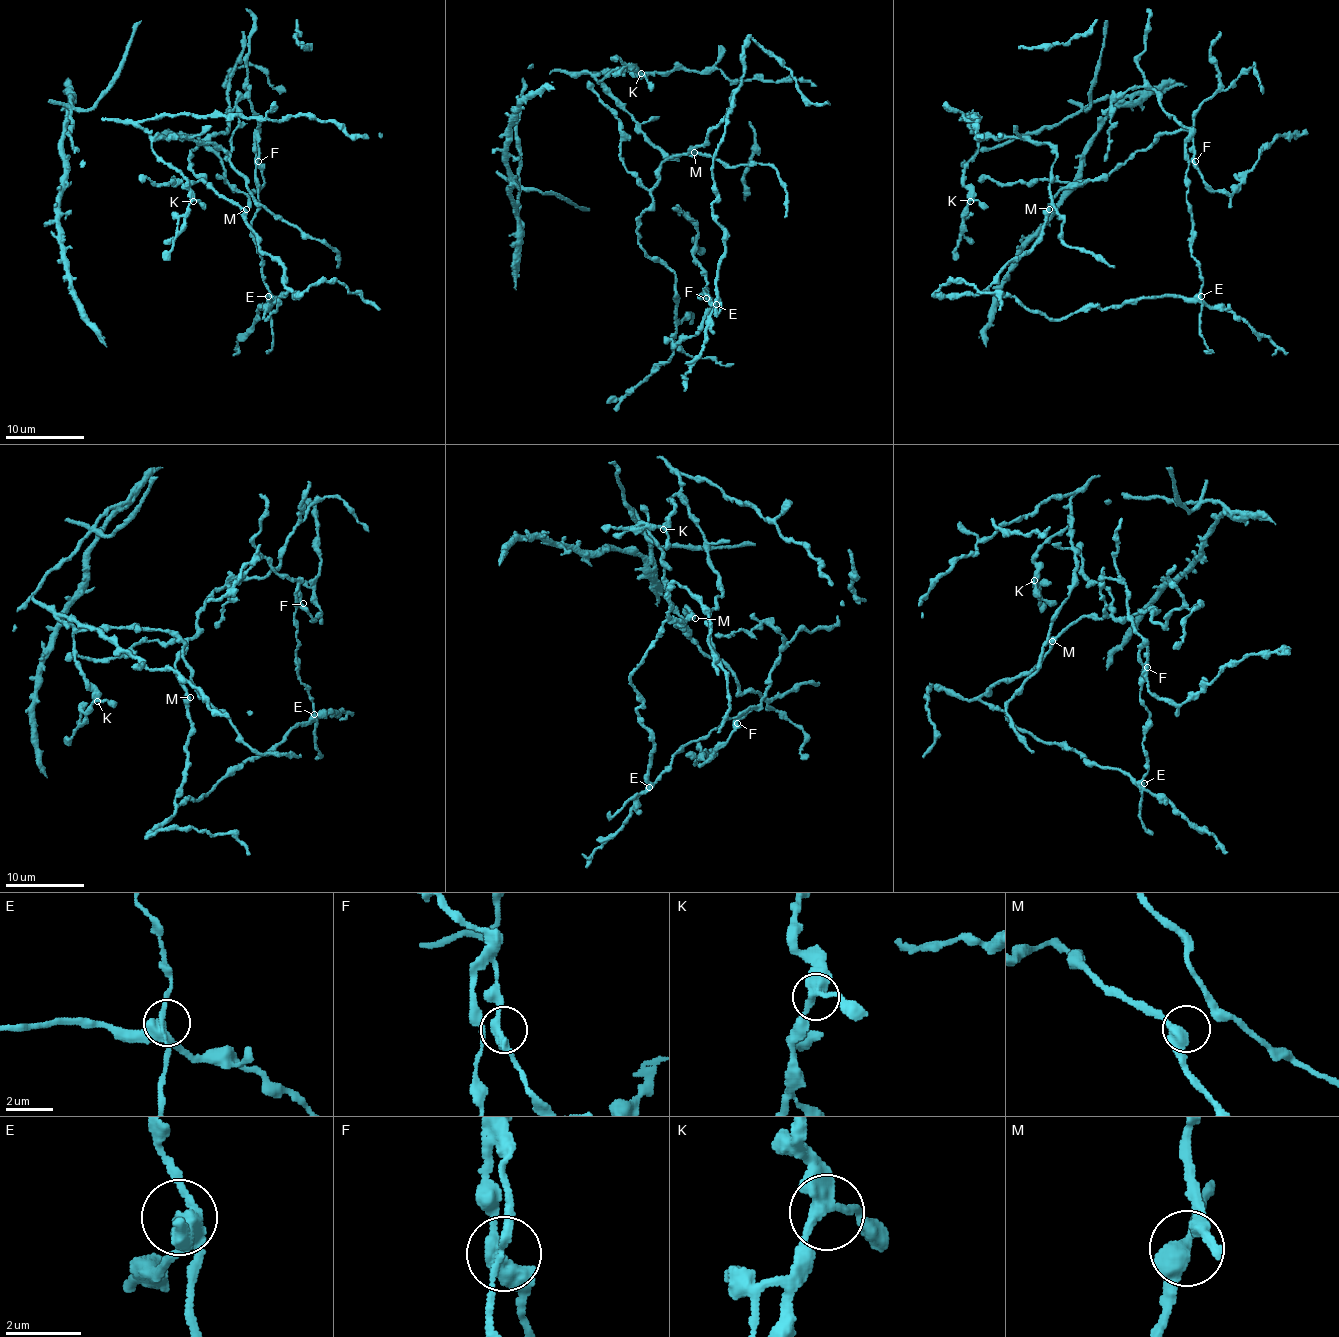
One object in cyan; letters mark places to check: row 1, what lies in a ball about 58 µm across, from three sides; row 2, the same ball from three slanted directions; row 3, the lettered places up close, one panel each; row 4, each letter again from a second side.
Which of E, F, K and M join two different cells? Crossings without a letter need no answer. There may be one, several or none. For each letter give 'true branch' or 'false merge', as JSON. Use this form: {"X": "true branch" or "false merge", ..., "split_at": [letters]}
{"E": "true branch", "F": "true branch", "K": "true branch", "M": "true branch", "split_at": []}

